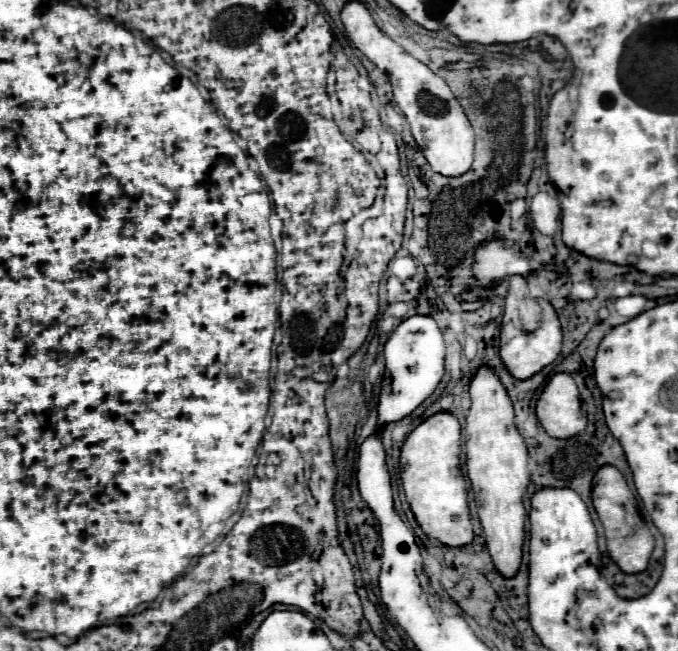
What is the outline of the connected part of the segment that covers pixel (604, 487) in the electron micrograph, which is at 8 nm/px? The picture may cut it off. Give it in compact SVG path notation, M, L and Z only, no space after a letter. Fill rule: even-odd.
M602 466L596 472L594 486L592 486L592 502L594 502L594 508L602 520L602 526L604 526L610 558L618 564L618 568L624 574L644 572L648 566L650 554L654 550L654 538L638 512L634 494L630 492L624 476L614 466Z

